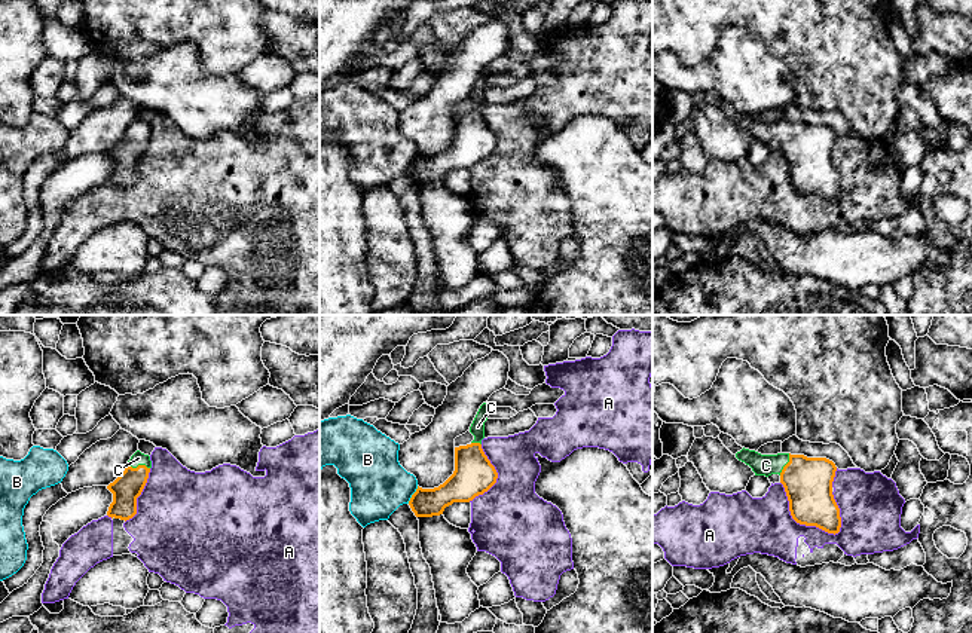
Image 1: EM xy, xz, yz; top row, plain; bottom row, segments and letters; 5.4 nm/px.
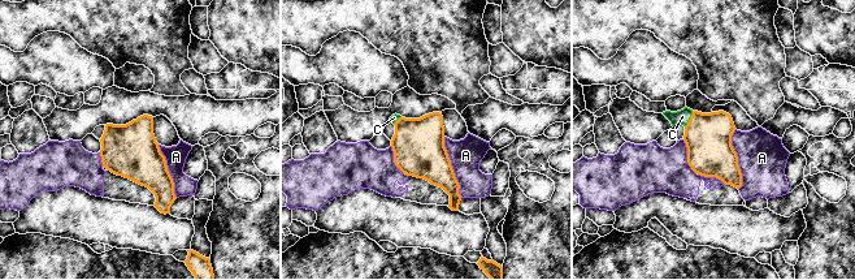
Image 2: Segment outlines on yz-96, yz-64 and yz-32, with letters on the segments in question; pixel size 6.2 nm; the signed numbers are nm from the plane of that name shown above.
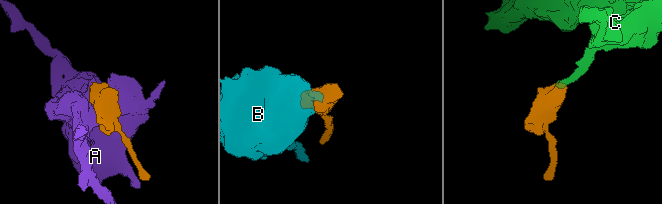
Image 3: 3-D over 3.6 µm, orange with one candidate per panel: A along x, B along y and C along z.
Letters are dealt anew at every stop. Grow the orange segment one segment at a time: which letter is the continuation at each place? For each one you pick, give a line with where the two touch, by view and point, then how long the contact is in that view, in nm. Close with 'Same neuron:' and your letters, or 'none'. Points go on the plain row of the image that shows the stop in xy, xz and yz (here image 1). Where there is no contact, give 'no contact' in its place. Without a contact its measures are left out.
C: xy (138, 132) | 130 nm
Same neuron: C

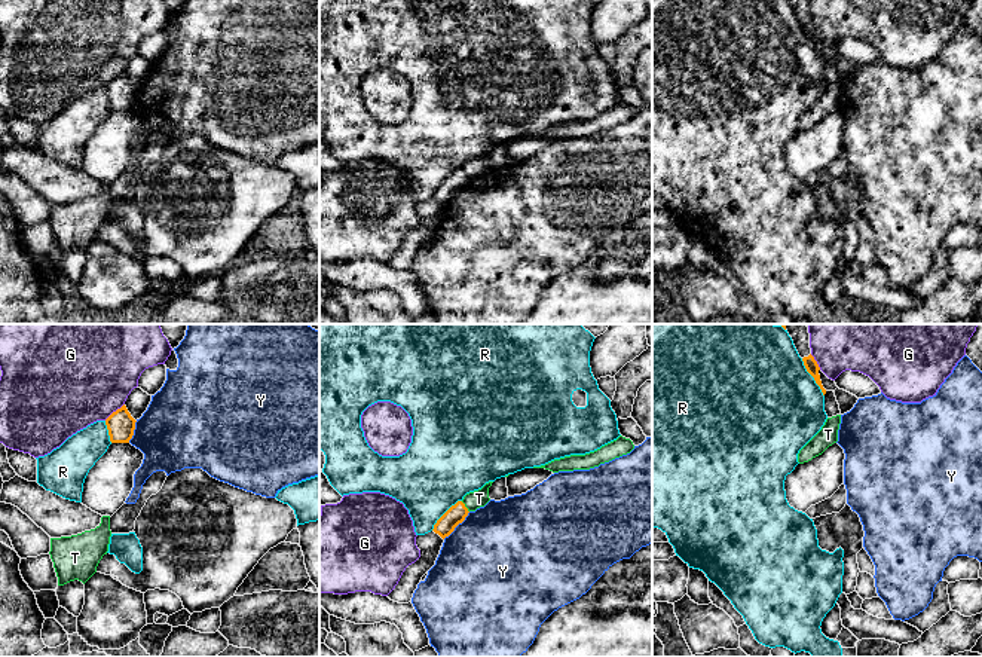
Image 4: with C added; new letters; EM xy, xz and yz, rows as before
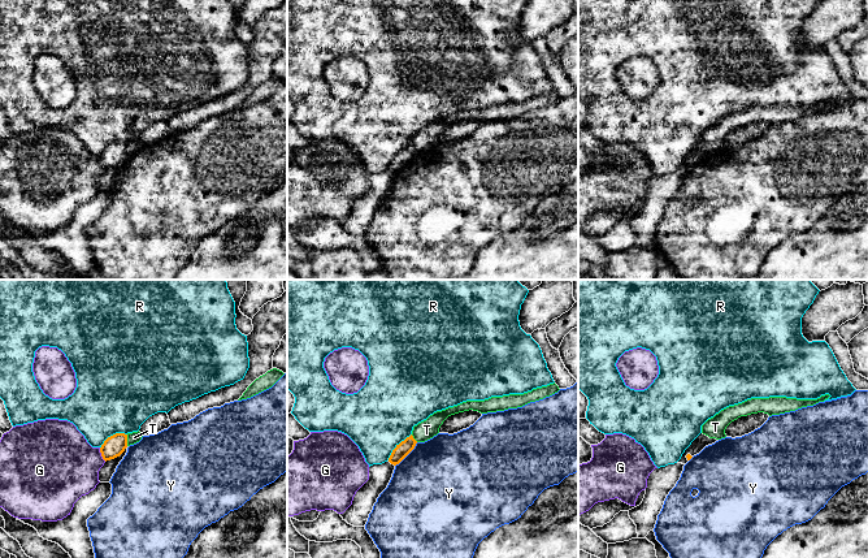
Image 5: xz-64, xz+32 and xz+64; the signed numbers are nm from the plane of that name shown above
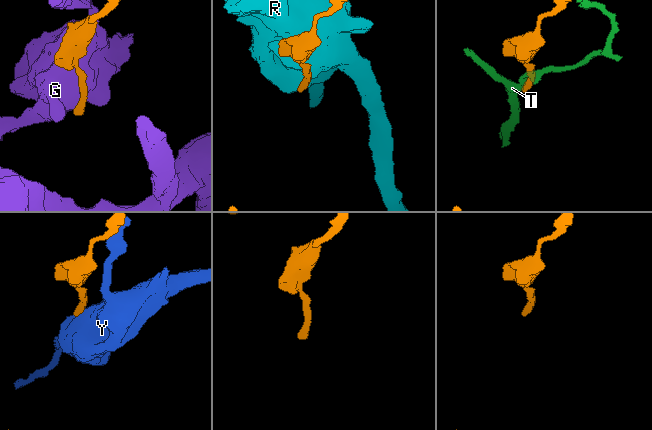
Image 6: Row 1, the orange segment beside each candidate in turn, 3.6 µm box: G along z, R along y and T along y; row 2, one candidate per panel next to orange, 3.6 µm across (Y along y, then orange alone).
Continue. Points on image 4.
Same neuron: none

